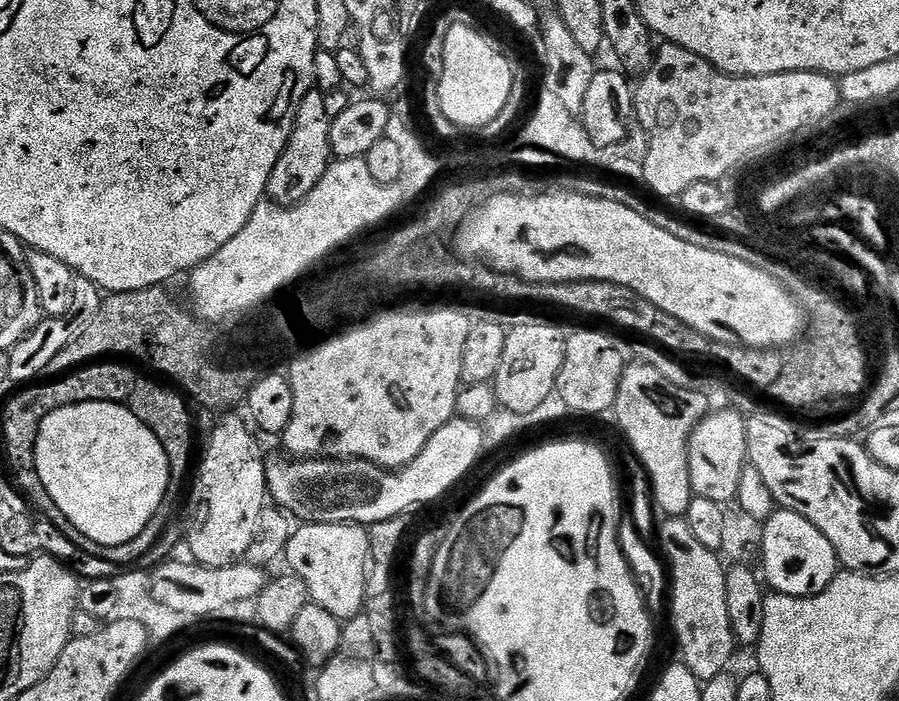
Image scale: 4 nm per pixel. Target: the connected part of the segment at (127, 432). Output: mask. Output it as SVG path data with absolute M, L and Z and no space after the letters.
M95 400L94 402L78 402L77 404L67 404L58 410L54 410L42 422L38 430L38 442L36 443L36 470L38 477L41 478L54 503L66 518L78 528L82 534L86 534L93 542L98 542L101 546L121 546L122 543L130 542L132 538L146 530L146 524L150 518L153 518L154 512L161 505L166 496L167 484L170 482L170 466L166 458L166 450L162 446L160 439L155 436L146 425L138 420L132 413L127 403L117 402L115 400Z

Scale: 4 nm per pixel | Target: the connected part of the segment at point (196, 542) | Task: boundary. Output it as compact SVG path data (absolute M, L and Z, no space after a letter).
M236 414L225 415L221 420L224 421L213 430L208 449L200 460L196 481L192 484L192 513L188 516L191 559L207 568L239 564L245 559L258 531L262 510L270 500L266 452L256 441L257 433Z

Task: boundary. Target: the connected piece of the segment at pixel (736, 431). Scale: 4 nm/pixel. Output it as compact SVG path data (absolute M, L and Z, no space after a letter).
M724 406L721 412L709 411L692 432L688 442L690 486L693 493L702 498L710 498L710 502L718 502L725 506L731 505L738 494L738 482L742 482L742 470L748 459L746 446L745 417L731 407Z

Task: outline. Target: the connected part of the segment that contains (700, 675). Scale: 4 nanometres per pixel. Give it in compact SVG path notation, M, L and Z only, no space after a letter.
M668 518L663 522L659 551L670 569L672 628L684 655L682 662L697 680L707 682L725 672L732 660L732 651L738 648L730 626L730 614L726 611L726 564L717 553L706 550L706 546L694 538L683 518Z

